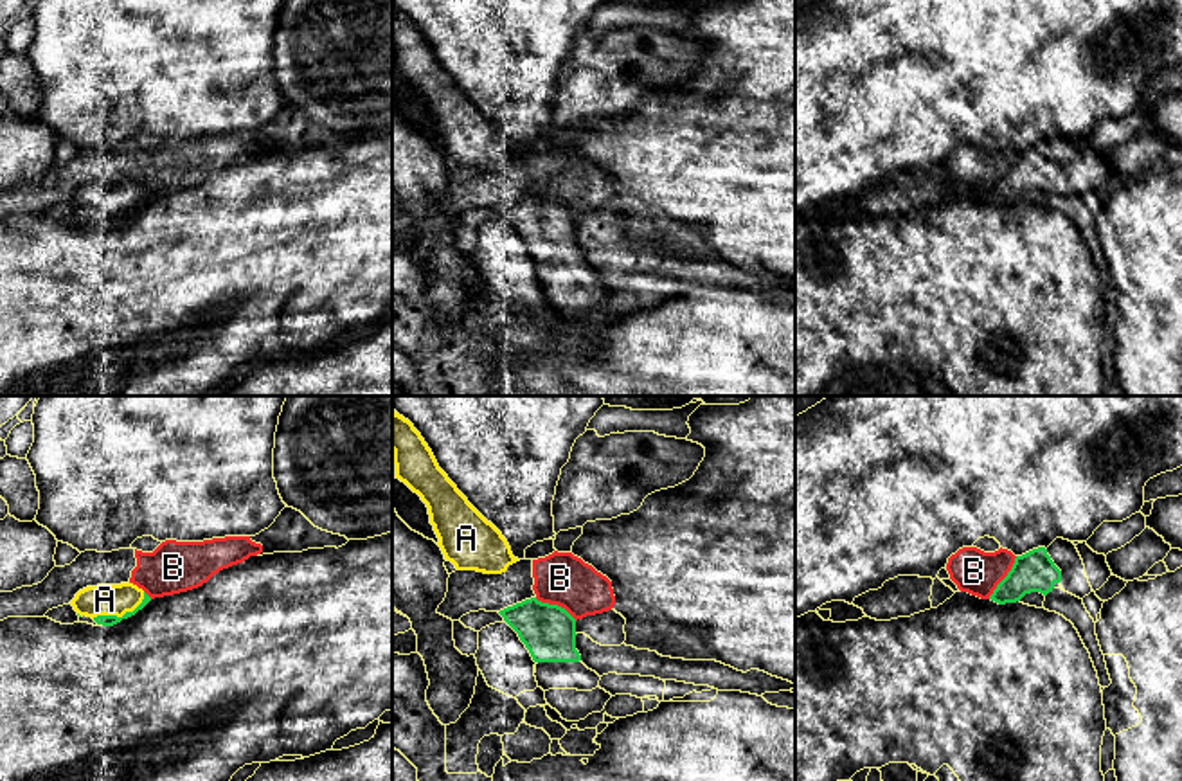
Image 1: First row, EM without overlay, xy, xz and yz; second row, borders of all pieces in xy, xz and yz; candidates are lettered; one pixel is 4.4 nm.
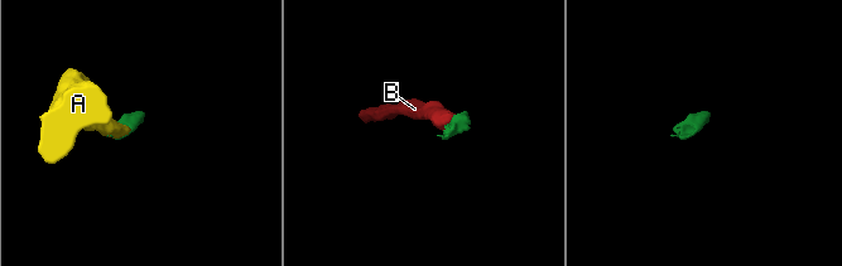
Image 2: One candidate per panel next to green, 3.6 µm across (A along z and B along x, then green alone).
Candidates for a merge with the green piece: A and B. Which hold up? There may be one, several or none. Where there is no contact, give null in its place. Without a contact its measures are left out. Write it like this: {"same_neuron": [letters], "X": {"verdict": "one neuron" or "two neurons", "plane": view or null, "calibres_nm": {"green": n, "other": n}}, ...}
{"same_neuron": ["A"], "A": {"verdict": "one neuron", "plane": "xy", "calibres_nm": {"green": 50, "other": 140}}, "B": {"verdict": "two neurons", "plane": "yz", "calibres_nm": {"green": 180, "other": 200}}}

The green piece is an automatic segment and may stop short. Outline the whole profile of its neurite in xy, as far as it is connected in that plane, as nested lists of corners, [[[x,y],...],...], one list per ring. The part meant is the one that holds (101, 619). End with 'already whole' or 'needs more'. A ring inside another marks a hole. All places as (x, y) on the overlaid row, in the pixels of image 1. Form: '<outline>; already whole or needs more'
[[[133,583],[86,587],[72,599],[74,610],[97,624],[113,626],[142,610],[151,597]]]; needs more

